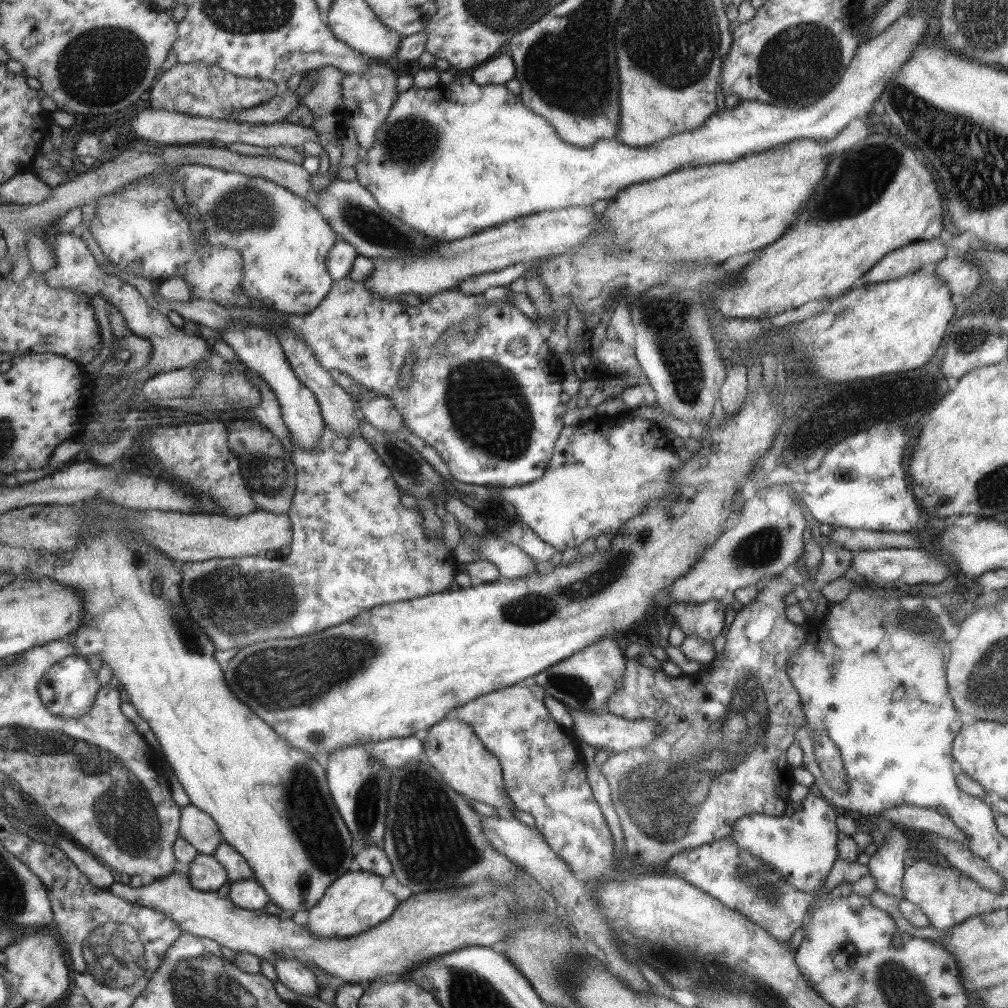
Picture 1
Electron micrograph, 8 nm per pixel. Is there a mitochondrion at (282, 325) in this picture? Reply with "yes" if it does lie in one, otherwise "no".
no

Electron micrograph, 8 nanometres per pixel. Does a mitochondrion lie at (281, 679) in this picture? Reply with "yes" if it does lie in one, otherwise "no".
yes

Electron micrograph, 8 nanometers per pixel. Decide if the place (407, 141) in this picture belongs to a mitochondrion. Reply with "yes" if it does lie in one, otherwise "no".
yes

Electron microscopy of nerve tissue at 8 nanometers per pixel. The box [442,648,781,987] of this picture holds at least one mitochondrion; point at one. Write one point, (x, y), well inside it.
(664, 799)

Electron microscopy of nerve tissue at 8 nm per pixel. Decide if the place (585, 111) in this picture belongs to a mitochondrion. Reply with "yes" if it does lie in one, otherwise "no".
yes

